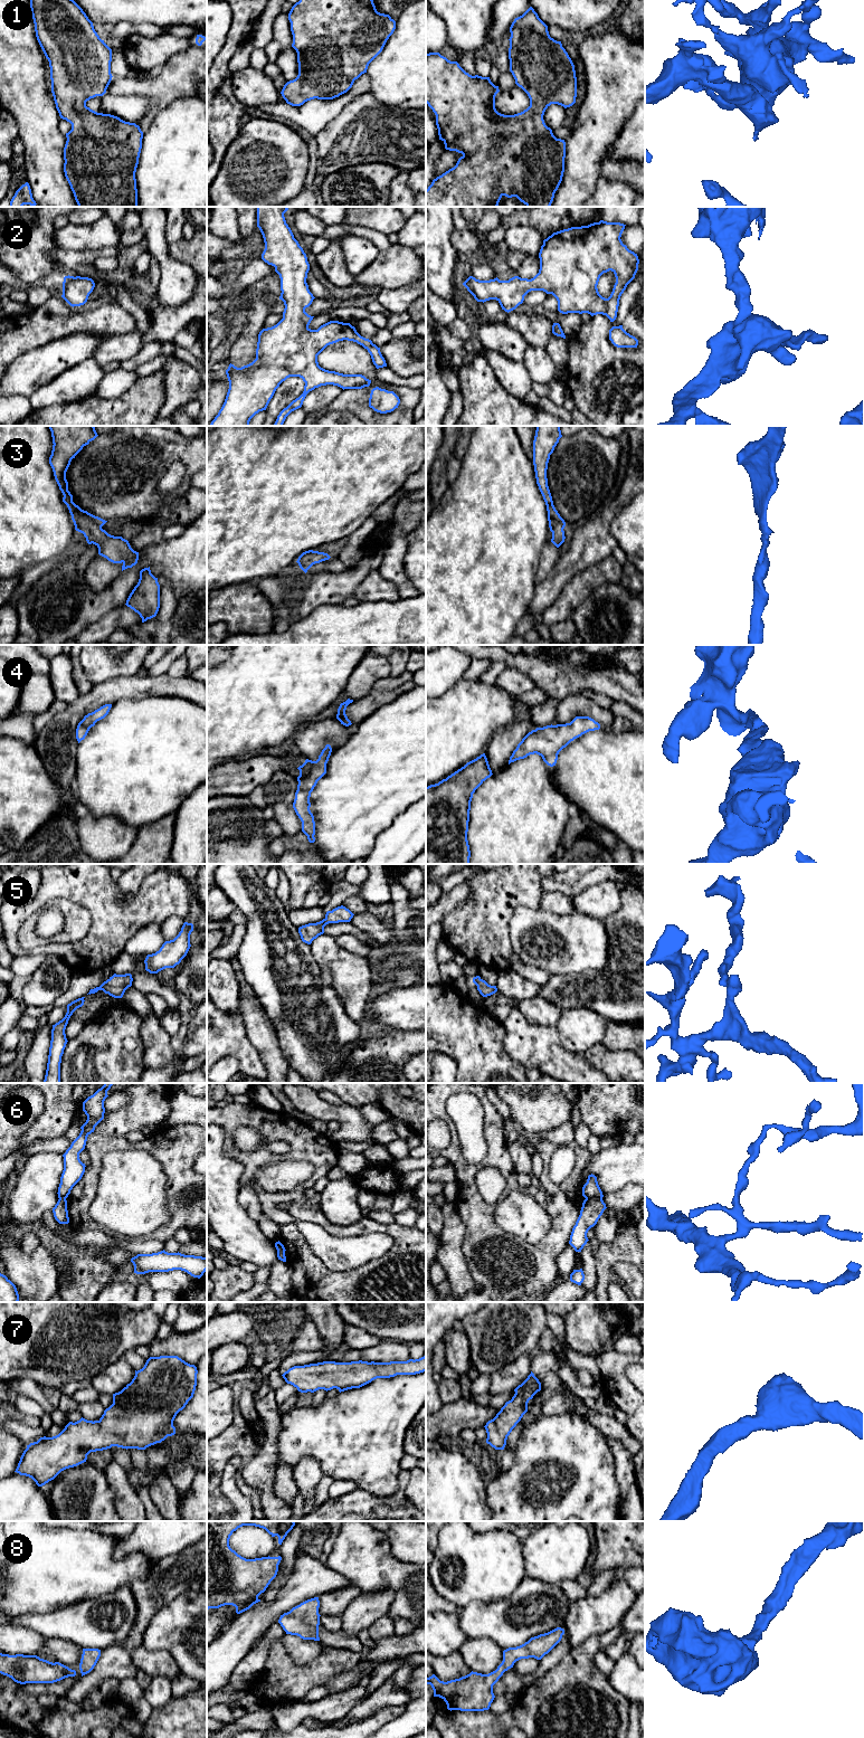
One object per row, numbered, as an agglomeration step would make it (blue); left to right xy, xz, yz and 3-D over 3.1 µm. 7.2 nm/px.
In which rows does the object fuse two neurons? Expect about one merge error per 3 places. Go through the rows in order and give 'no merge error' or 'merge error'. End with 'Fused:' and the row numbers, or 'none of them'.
1: no merge error
2: no merge error
3: no merge error
4: no merge error
5: no merge error
6: merge error
7: no merge error
8: no merge error
Fused: 6

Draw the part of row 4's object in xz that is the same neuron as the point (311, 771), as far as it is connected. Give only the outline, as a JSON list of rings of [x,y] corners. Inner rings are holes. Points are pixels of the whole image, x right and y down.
[[[326,744],[316,761],[306,759],[305,762],[297,768],[300,776],[297,777],[298,785],[293,808],[302,821],[302,832],[307,836],[310,843],[315,842],[315,821],[310,810],[310,797],[317,781],[326,773],[326,763],[331,752],[331,745]]]

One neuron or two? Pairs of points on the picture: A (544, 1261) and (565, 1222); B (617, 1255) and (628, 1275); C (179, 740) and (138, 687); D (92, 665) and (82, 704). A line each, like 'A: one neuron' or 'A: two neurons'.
A: one neuron
B: two neurons
C: two neurons
D: two neurons

